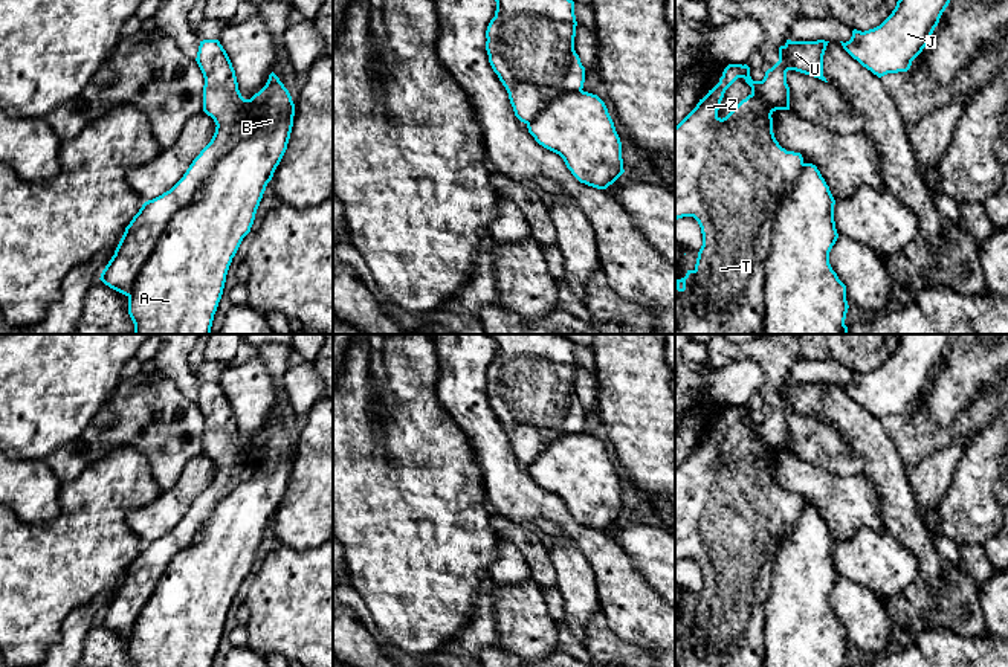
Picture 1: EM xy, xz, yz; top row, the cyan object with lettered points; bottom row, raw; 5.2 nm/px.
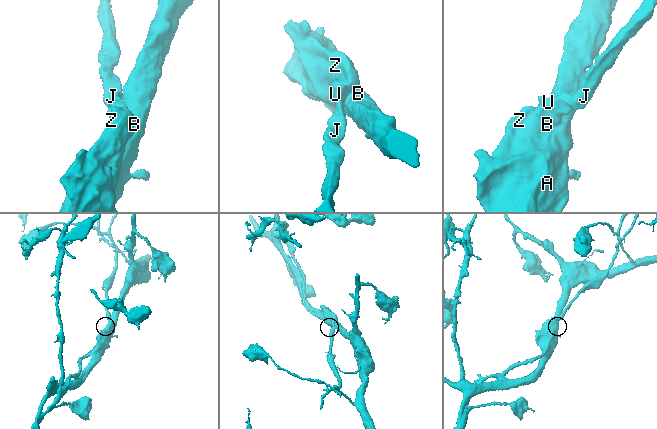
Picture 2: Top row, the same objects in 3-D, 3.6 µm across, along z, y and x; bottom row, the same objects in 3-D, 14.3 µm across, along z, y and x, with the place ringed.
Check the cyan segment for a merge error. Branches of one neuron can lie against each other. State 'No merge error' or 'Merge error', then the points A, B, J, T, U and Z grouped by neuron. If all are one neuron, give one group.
Merge error. Groups: A B / J T U Z

